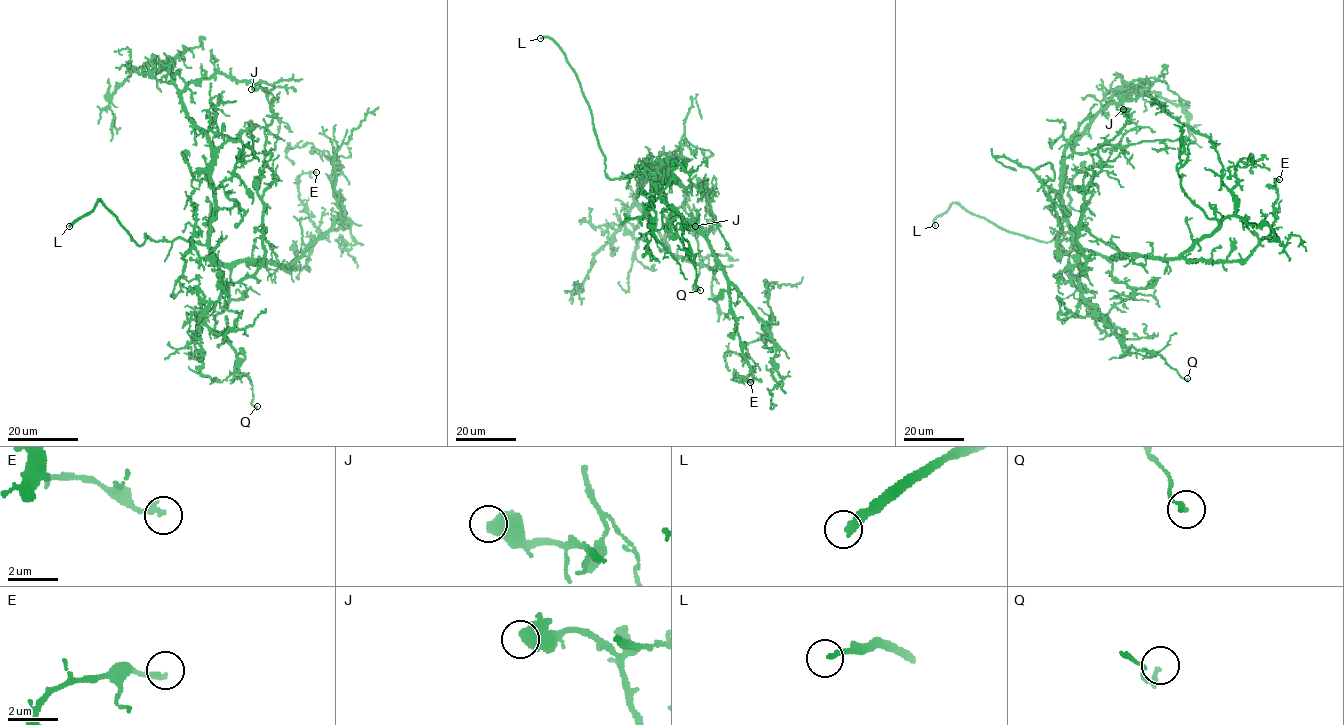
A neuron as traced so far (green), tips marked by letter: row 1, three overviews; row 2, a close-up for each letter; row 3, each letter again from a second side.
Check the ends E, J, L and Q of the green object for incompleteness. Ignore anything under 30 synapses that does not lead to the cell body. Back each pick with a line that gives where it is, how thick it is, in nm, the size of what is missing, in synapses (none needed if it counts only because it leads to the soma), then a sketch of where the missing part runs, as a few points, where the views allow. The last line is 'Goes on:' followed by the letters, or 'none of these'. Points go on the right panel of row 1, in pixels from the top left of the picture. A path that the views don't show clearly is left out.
L: at (935, 225); 280 nm thick
Goes on: L

